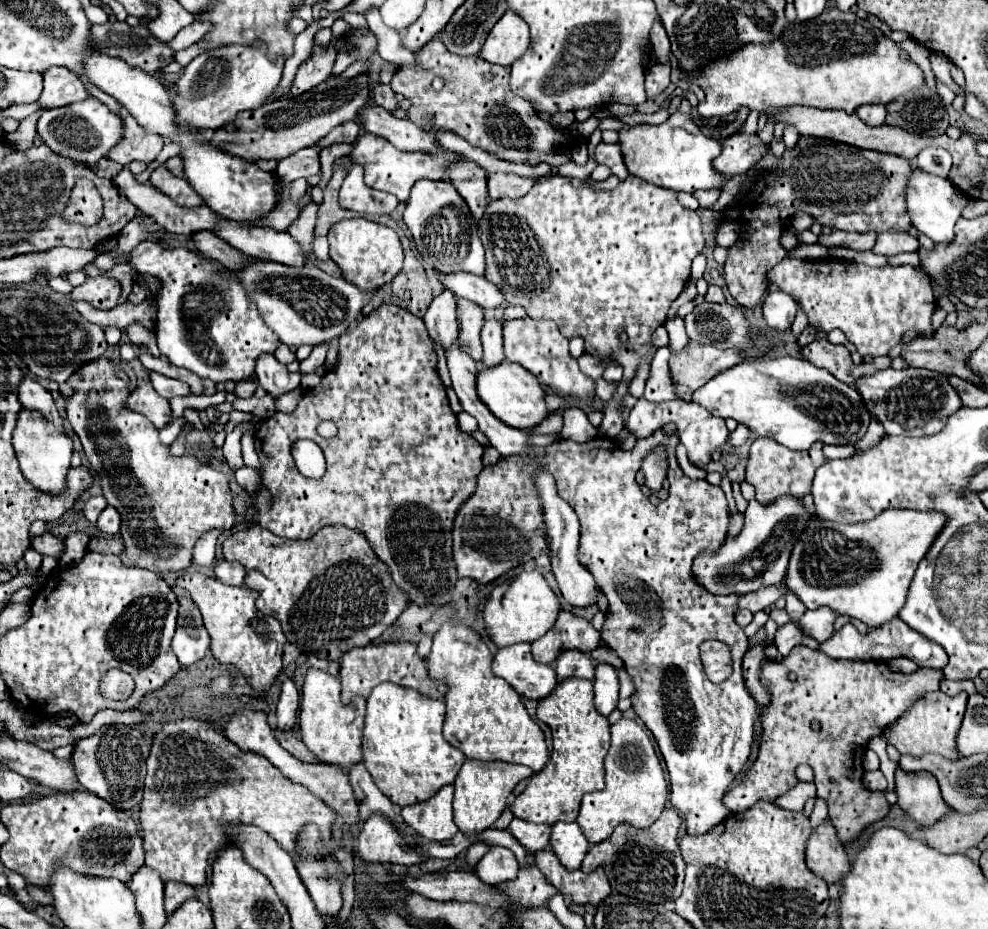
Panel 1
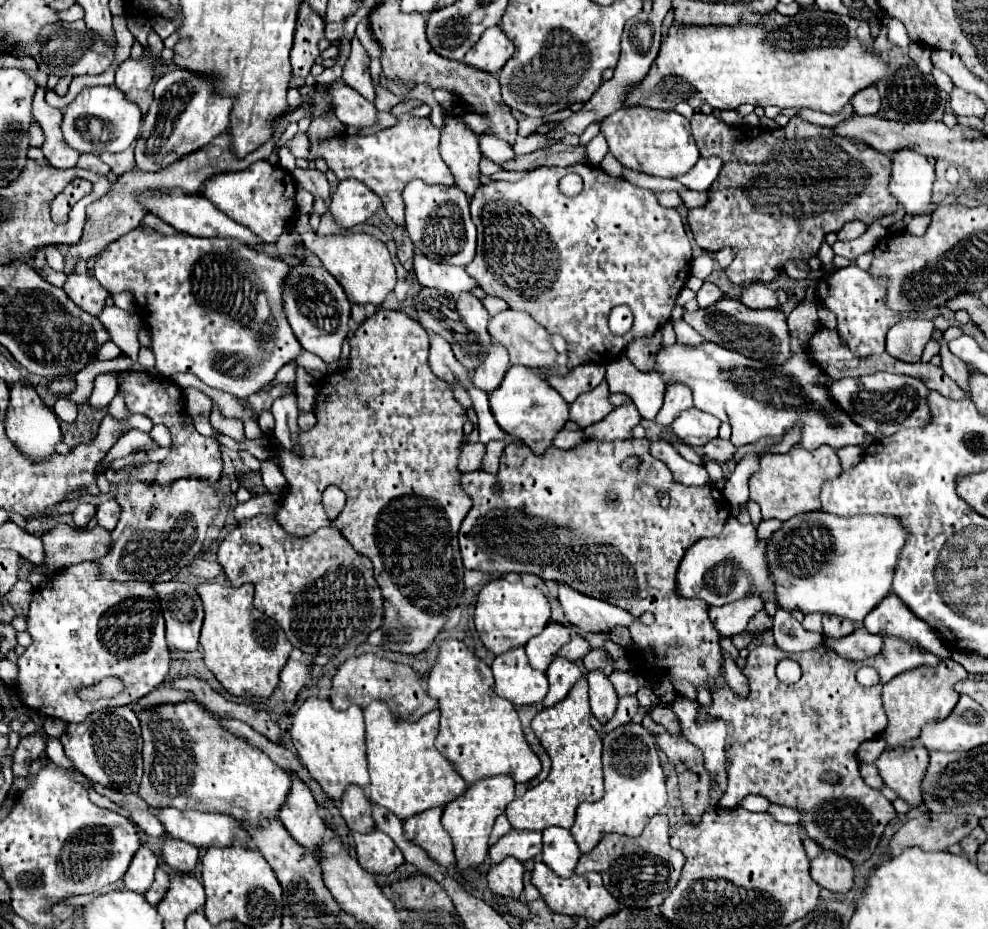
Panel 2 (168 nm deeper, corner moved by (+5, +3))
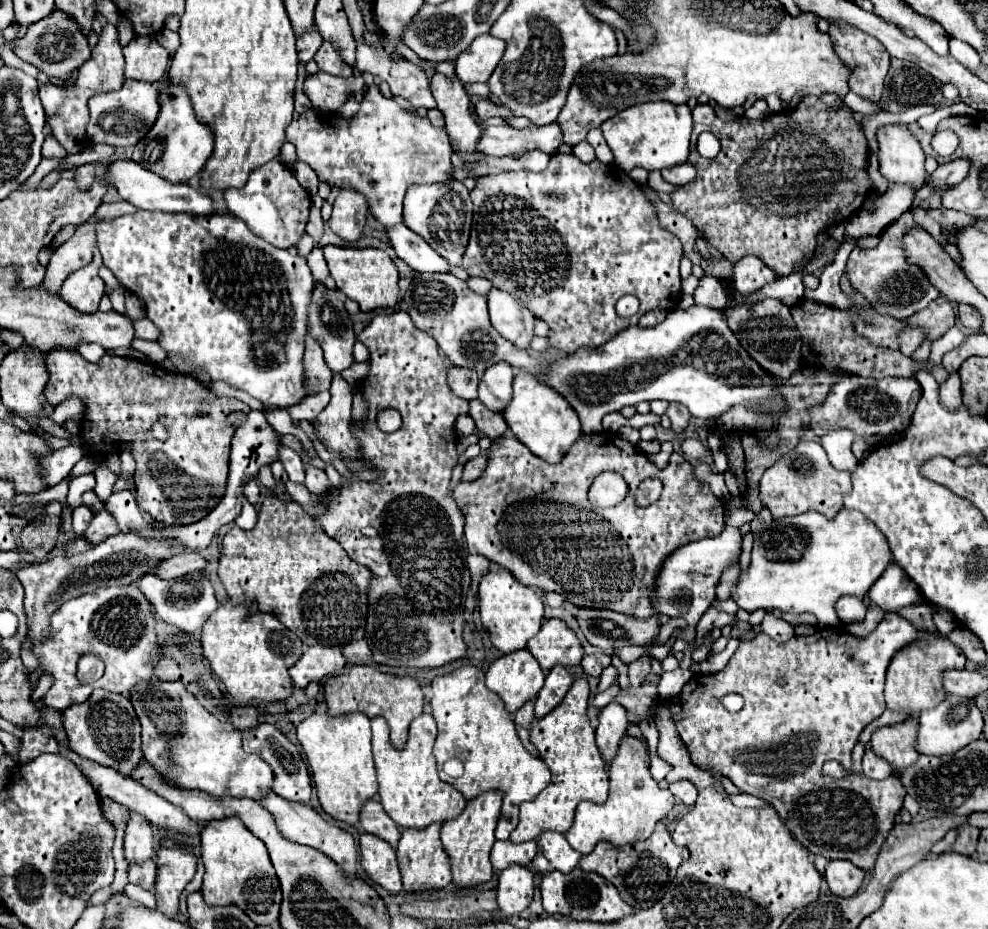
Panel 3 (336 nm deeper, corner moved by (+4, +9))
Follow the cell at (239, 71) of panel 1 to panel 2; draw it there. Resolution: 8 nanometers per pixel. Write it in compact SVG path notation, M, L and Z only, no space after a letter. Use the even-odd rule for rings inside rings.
M182 68L170 70L154 86L154 100L146 112L140 140L134 148L136 166L144 172L158 172L182 156L204 148L228 128L232 104L234 98L214 94L212 82L208 78Z

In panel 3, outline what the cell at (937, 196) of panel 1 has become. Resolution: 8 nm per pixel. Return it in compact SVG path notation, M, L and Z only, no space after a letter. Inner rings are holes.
M905 124L879 128L877 142L879 170L891 184L909 184L915 190L925 186L925 152Z

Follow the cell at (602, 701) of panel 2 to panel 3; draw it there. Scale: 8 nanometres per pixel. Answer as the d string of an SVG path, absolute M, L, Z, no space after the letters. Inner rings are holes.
M613 700L599 712L599 726L595 730L597 734L597 746L605 758L605 762L611 762L613 754L617 752L617 742L621 740L621 734L627 730L627 712L625 708Z

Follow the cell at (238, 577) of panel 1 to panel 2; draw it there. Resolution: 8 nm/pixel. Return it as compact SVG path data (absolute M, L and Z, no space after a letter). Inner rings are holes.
M202 558L192 560L192 564L188 568L194 576L206 578L206 580L214 580L216 576L222 574L222 566L218 562L210 562L210 560L202 560Z

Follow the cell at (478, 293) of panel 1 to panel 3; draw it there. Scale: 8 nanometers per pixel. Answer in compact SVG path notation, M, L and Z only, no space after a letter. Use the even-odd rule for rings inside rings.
M405 224L387 230L387 236L397 256L405 260L407 266L413 268L415 272L429 272L429 274L449 272L449 262L441 258L419 234L409 230Z

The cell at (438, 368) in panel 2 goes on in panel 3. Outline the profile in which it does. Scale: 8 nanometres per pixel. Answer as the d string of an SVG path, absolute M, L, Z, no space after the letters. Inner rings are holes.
M447 362L447 384L451 386L451 390L465 398L465 400L473 400L477 398L477 384L479 384L479 374L469 370L469 368L461 368L461 366L453 366Z

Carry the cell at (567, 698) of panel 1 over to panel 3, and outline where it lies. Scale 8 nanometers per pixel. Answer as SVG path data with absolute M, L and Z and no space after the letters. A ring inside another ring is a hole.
M577 678L563 698L563 702L553 708L545 718L537 720L531 726L531 742L539 748L541 758L551 770L551 782L545 790L541 790L531 802L523 802L519 806L519 824L511 832L513 842L535 840L545 830L567 832L573 824L575 808L583 800L591 802L605 802L609 778L605 770L605 760L595 744L595 730L587 718L587 704L589 704L589 684L585 678Z

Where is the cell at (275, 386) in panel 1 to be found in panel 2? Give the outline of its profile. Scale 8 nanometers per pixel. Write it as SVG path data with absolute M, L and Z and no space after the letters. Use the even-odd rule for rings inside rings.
M286 392L282 398L278 398L270 412L274 414L276 426L274 426L274 438L284 444L284 448L292 448L292 452L300 452L298 444L298 408L296 408L296 396L292 392Z

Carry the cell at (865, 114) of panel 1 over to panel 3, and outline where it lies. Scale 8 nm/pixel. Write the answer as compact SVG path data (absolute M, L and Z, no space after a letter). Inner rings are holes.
M845 22L831 24L829 34L833 38L833 44L837 48L839 58L847 58L847 64L853 70L853 74L849 78L851 90L855 94L859 94L861 98L867 98L867 100L877 104L881 98L881 92L883 92L885 74L889 70L889 52L885 50L885 46L881 46L881 42L877 42L877 38L869 38L869 34L865 34L863 30L857 30L853 26L845 26Z

